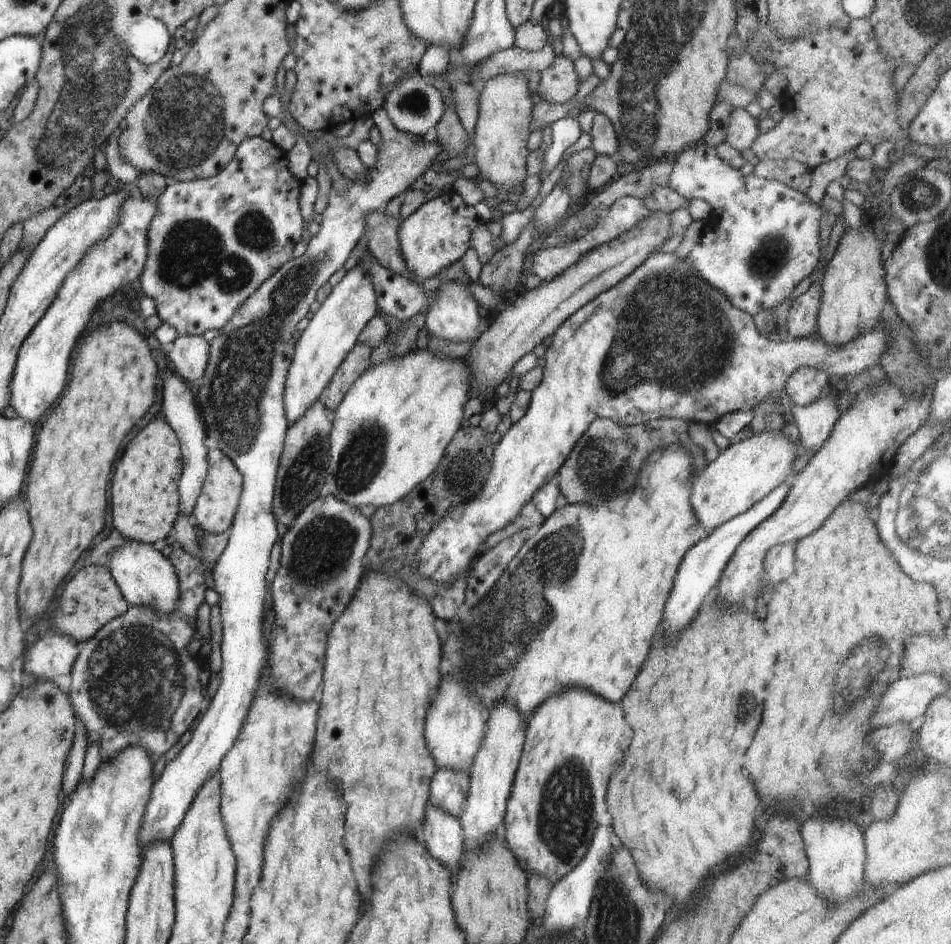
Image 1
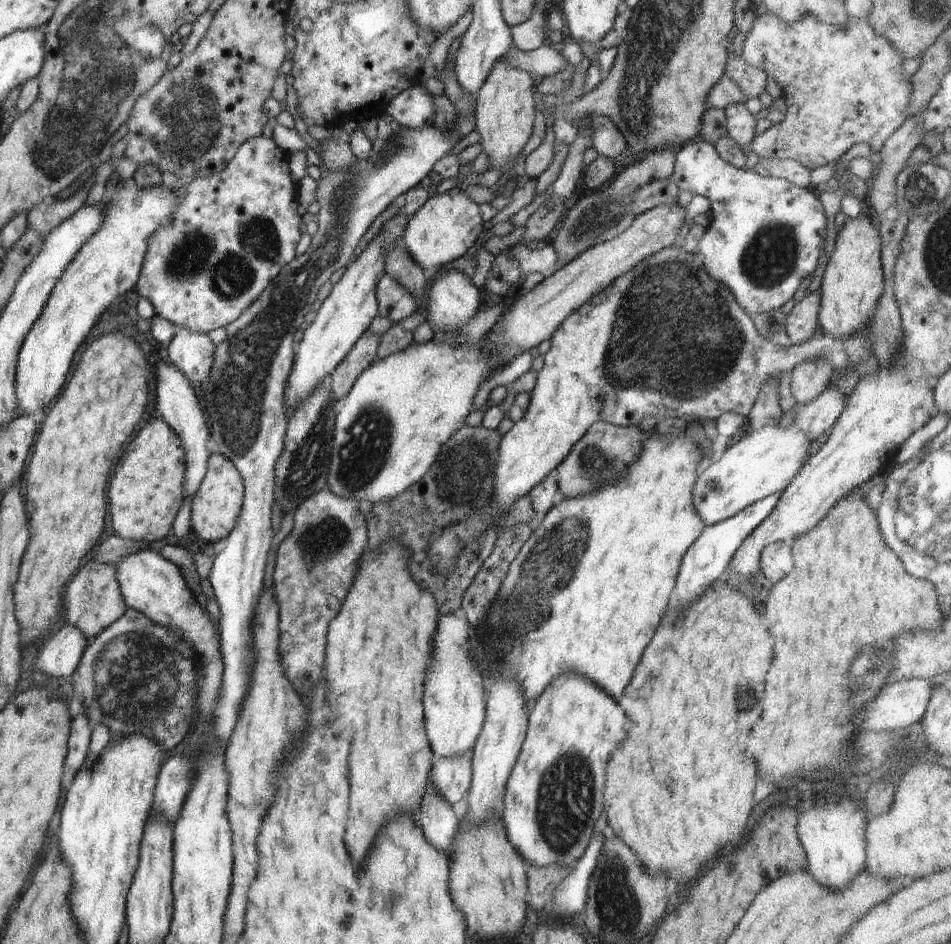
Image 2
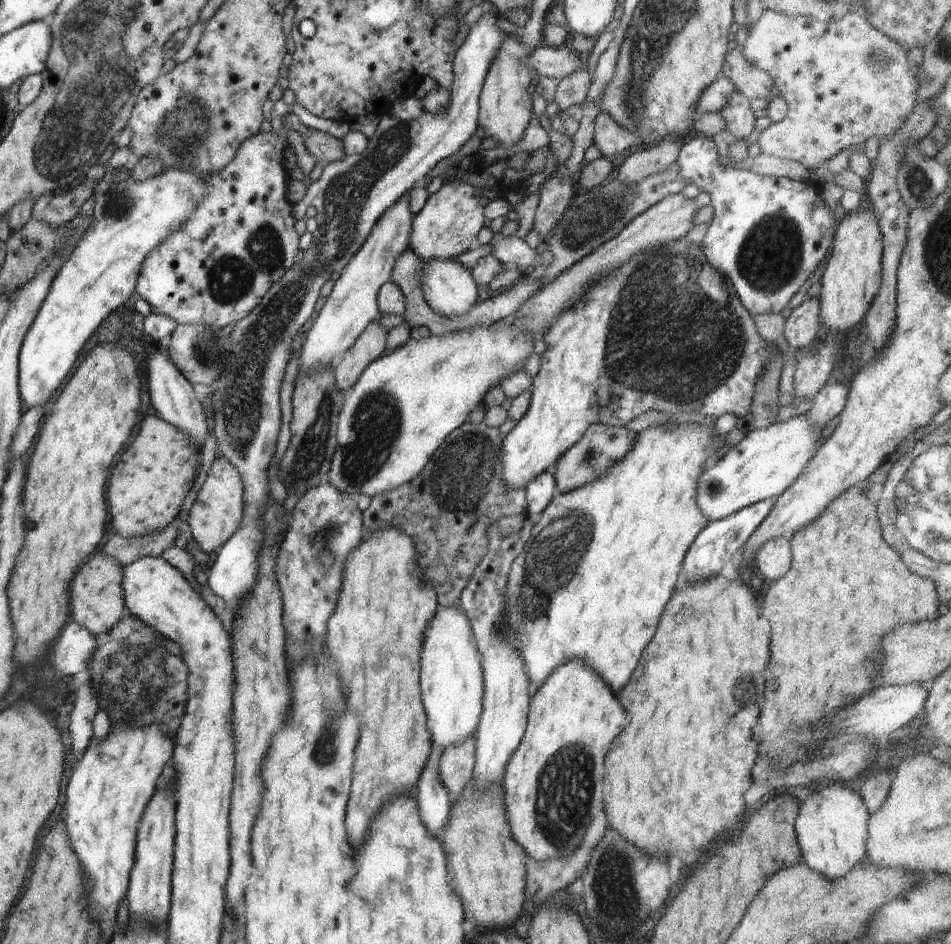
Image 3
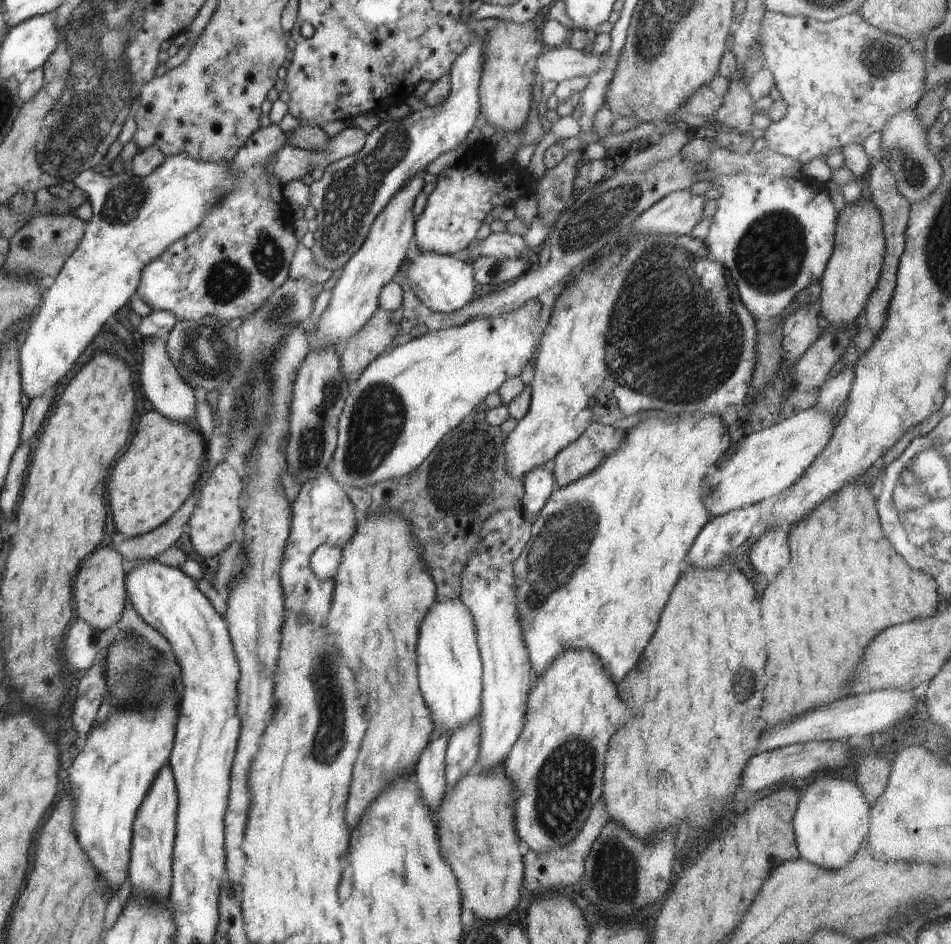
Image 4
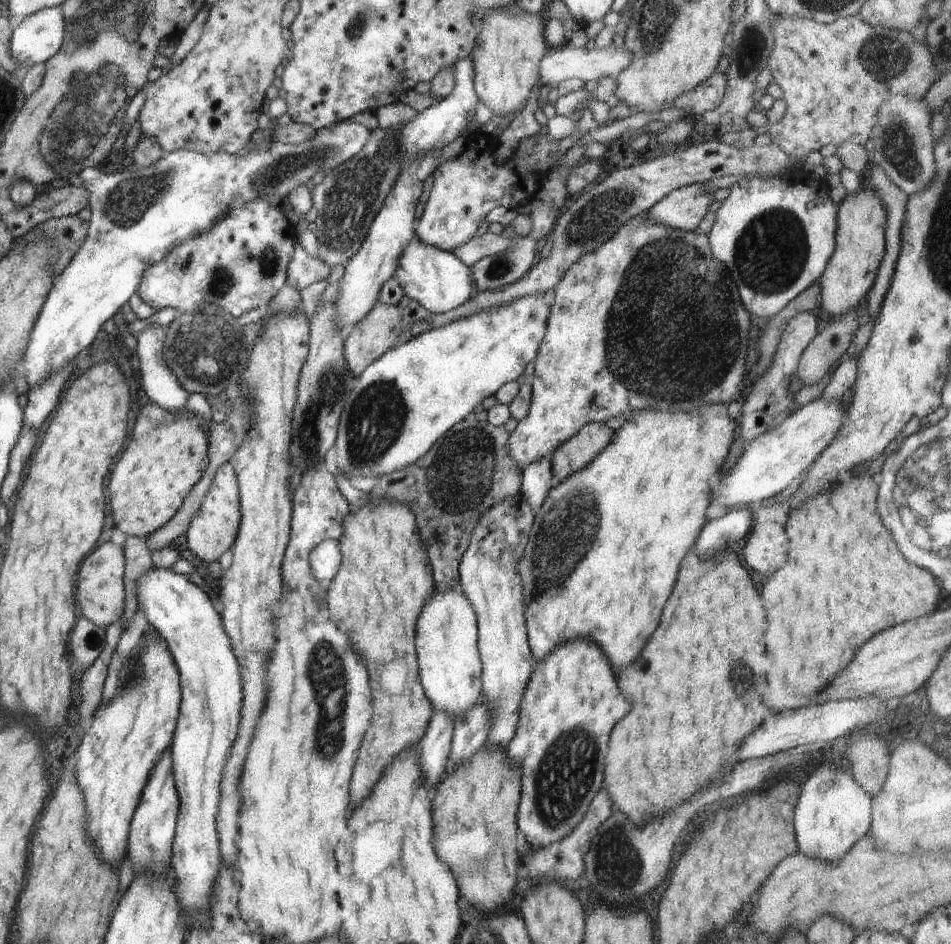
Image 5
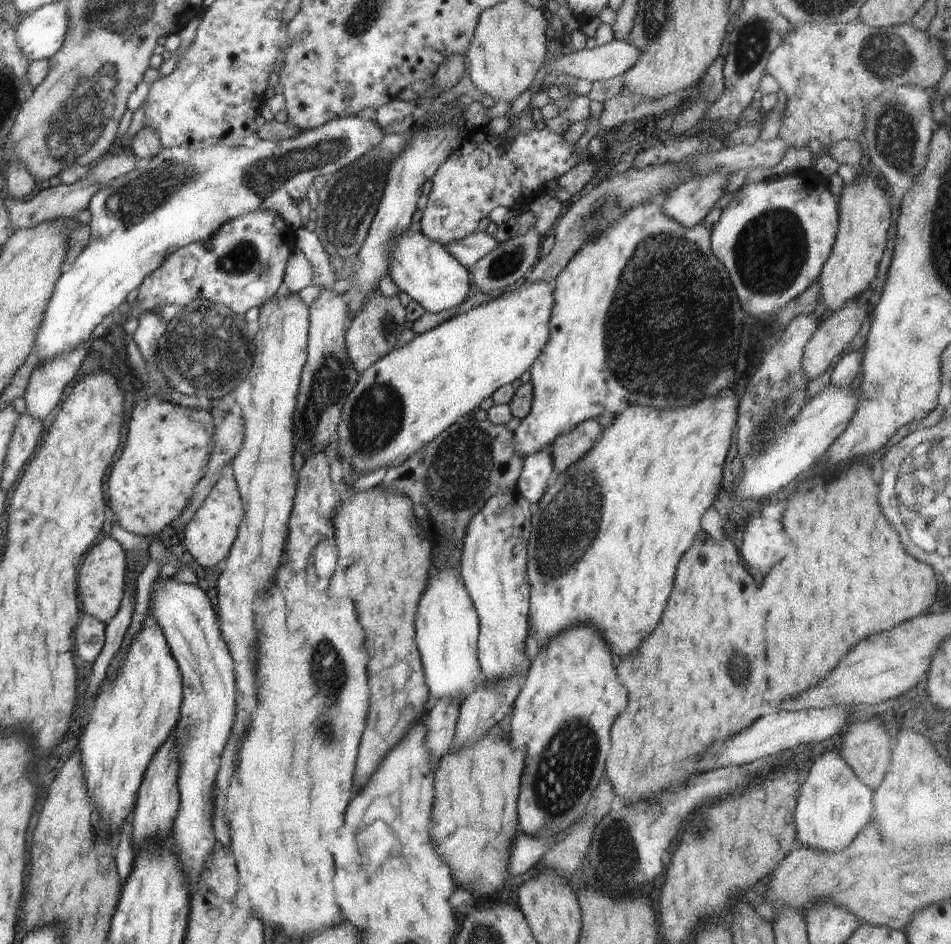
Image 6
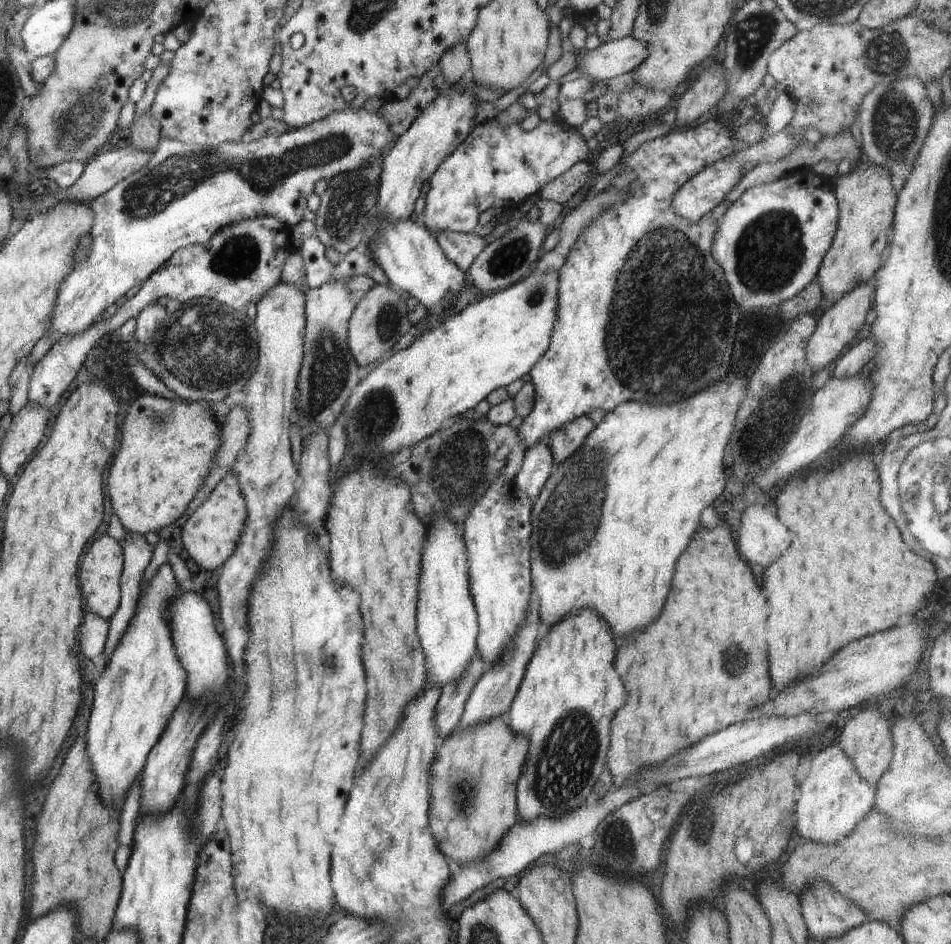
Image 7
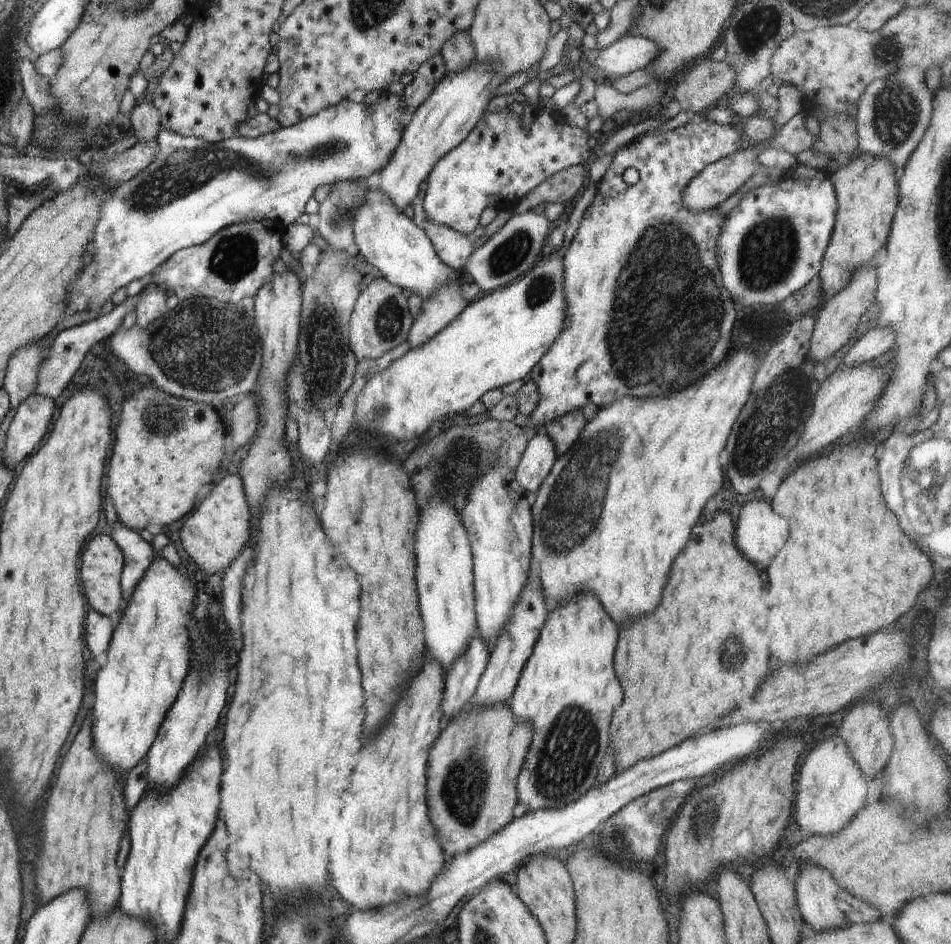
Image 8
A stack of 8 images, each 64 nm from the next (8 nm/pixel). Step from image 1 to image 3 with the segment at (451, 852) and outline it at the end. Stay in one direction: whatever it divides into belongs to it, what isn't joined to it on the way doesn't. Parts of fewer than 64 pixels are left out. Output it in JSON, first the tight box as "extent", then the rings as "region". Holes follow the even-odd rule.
{"extent":[415,745,452,839],"region":[[[431,745],[431,753],[417,780],[415,793],[418,808],[420,808],[420,818],[438,839],[443,836],[441,832],[443,828],[446,828],[449,810],[452,806],[446,785],[439,778],[439,762],[442,752],[442,747]]]}

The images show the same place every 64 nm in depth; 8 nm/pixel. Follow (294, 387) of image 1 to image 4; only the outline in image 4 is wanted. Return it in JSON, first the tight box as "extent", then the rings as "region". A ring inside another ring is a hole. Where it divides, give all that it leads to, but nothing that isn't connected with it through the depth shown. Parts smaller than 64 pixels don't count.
{"extent":[309,171,424,349],"region":[[[424,171],[413,174],[405,182],[372,223],[366,240],[358,252],[342,267],[342,274],[332,288],[332,298],[320,315],[315,332],[309,336],[312,349],[323,349],[330,345],[342,347],[363,324],[366,324],[379,307],[382,287],[394,280],[405,264],[408,252],[414,244],[415,216],[413,206],[422,192]]]}

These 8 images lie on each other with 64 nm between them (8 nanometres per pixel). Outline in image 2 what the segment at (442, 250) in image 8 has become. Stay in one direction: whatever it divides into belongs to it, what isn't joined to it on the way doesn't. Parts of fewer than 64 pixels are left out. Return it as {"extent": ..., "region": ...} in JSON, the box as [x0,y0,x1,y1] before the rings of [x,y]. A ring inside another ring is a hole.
{"extent":[506,242,557,278],"region":[[[522,242],[506,250],[509,250],[519,264],[523,278],[534,272],[547,276],[556,270],[557,252],[549,242],[542,250],[531,250]]]}

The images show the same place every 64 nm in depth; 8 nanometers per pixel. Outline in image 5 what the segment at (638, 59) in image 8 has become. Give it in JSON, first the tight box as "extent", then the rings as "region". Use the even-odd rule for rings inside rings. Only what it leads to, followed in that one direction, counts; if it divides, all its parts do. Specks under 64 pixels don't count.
{"extent":[539,42,633,83],"region":[[[613,42],[607,47],[586,49],[586,47],[577,49],[569,45],[560,46],[559,48],[549,48],[547,53],[539,62],[539,76],[542,76],[543,83],[562,82],[567,78],[580,78],[584,81],[597,82],[604,77],[617,76],[630,66],[633,56],[626,48],[626,45],[617,47]]]}

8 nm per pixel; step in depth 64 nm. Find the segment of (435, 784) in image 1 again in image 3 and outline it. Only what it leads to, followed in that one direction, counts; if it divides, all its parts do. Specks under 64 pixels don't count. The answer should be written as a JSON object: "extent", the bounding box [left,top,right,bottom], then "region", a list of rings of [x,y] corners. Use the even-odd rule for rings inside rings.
{"extent":[439,734,475,804],"region":[[[475,734],[461,743],[446,747],[440,757],[439,778],[446,785],[449,799],[454,804],[463,788],[471,782],[475,768]]]}

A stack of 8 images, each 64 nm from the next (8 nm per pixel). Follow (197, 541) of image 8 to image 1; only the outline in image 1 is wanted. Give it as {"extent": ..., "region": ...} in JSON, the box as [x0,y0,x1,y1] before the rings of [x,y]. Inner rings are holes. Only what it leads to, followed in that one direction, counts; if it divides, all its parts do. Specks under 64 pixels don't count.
{"extent":[192,450,243,534],"region":[[[207,450],[206,460],[208,472],[203,482],[202,492],[196,501],[192,515],[198,522],[201,534],[222,534],[230,530],[232,521],[240,502],[243,478],[234,463],[223,452],[218,450]]]}

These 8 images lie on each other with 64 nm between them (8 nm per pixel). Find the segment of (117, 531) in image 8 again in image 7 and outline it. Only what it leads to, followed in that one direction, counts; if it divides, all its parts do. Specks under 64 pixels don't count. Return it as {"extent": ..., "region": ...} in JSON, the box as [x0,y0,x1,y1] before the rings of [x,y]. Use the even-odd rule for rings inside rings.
{"extent":[103,532,153,662],"region":[[[127,532],[125,539],[120,543],[125,545],[125,566],[121,575],[121,602],[120,610],[109,620],[108,638],[103,652],[107,658],[106,662],[134,614],[141,594],[142,576],[153,554],[153,547],[148,544],[144,535]]]}

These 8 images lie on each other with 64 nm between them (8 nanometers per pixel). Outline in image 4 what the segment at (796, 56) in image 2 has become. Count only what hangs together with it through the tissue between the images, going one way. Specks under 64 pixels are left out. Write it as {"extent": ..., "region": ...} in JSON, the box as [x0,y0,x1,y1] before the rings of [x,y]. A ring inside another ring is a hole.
{"extent":[759,10,925,166],"region":[[[767,10],[761,23],[763,27],[759,38],[761,42],[759,51],[763,52],[764,67],[770,69],[770,72],[772,72],[778,92],[780,92],[781,98],[787,104],[786,114],[780,120],[771,122],[765,129],[763,134],[763,137],[766,139],[765,146],[770,152],[776,151],[785,157],[794,158],[802,166],[808,164],[813,158],[818,156],[828,156],[831,153],[839,152],[847,144],[856,143],[862,145],[870,134],[881,132],[882,127],[885,127],[888,120],[897,112],[904,109],[914,109],[919,101],[919,97],[925,93],[925,58],[920,54],[916,54],[914,49],[912,49],[912,44],[906,39],[893,35],[892,33],[886,34],[883,30],[874,28],[862,18],[860,13],[842,15],[833,21],[823,23],[816,20],[816,18],[812,18],[812,16],[790,16]]]}

